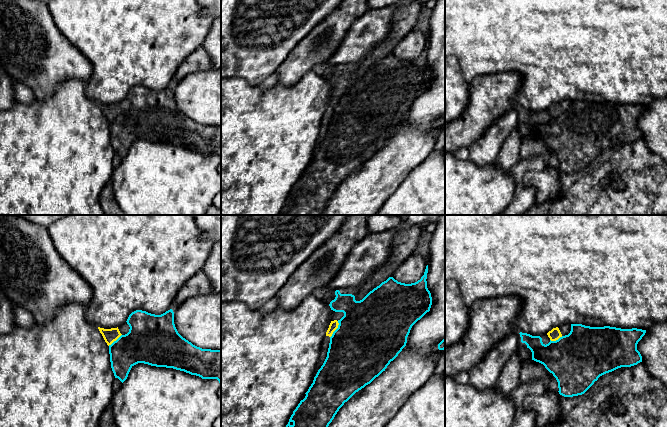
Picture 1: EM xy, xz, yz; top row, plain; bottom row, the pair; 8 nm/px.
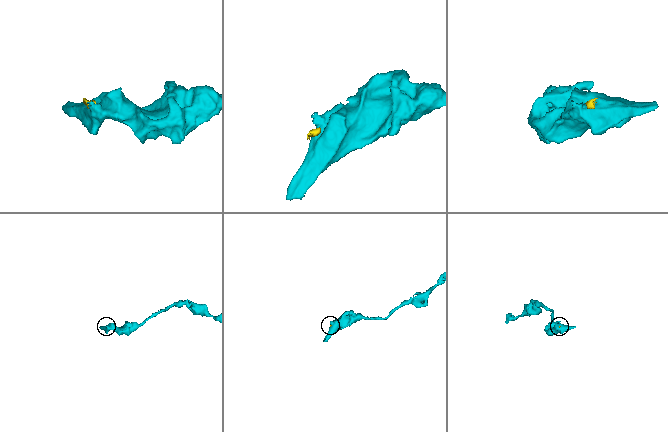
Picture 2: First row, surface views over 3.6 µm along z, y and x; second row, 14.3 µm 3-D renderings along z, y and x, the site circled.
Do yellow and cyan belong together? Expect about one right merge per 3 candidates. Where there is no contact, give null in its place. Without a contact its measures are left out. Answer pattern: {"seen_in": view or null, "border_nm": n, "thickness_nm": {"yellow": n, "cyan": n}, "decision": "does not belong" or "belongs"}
{"seen_in": "xz", "border_nm": 150, "thickness_nm": {"yellow": 70, "cyan": 500}, "decision": "does not belong"}

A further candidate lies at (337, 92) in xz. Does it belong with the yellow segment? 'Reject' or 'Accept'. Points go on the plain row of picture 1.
Accept

